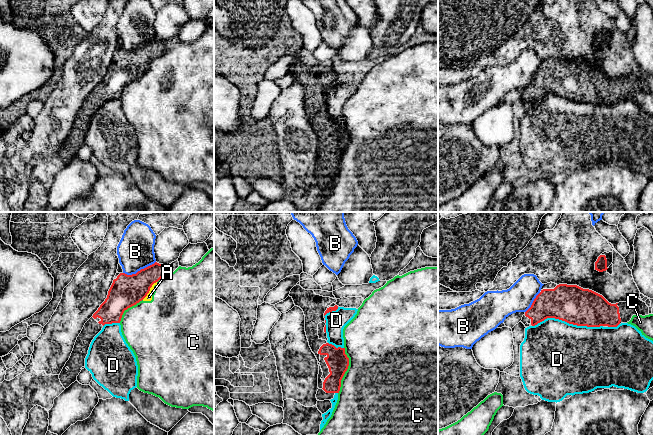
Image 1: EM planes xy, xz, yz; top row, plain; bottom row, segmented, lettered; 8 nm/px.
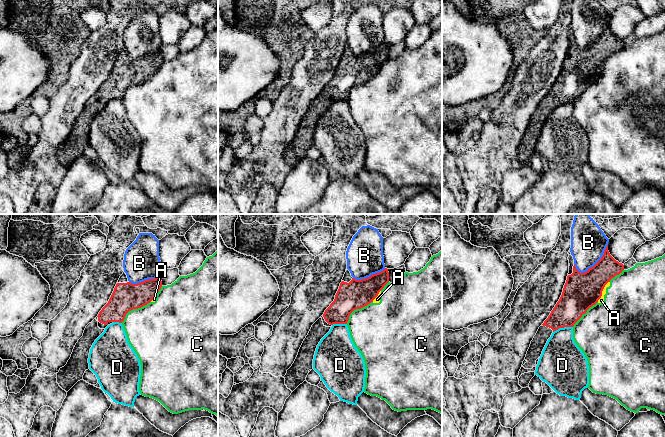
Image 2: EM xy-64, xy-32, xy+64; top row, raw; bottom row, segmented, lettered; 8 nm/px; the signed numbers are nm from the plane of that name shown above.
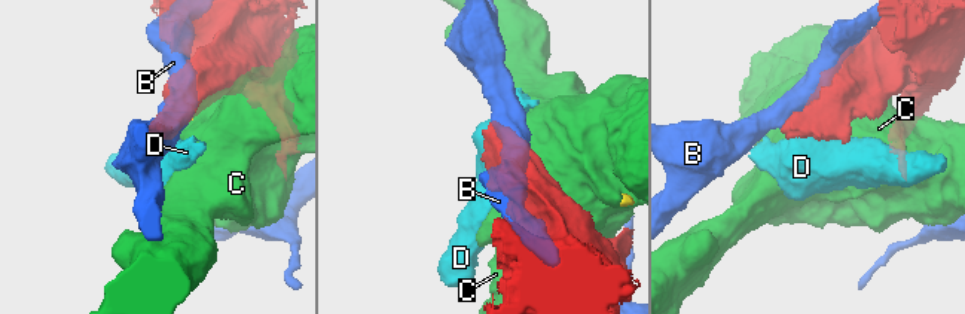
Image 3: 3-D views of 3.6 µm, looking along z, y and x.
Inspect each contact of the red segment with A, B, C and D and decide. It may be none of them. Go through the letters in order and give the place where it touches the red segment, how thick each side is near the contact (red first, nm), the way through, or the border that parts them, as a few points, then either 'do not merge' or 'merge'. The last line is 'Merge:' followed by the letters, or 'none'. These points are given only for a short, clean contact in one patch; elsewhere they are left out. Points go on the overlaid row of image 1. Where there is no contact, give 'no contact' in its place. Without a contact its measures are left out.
A: contact xy (149, 290); calibres 260 and 50 nm; border xy (156, 281), (142, 299); do not merge
B: contact xy (140, 270); calibres 260 and 300 nm; do not merge
C: contact xz (346, 370); calibres 180 and 500 nm; do not merge
D: contact yz (567, 322); calibres 300 and 500 nm; do not merge
Merge: none

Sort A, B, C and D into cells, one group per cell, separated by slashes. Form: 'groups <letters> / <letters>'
groups A C / B / D

